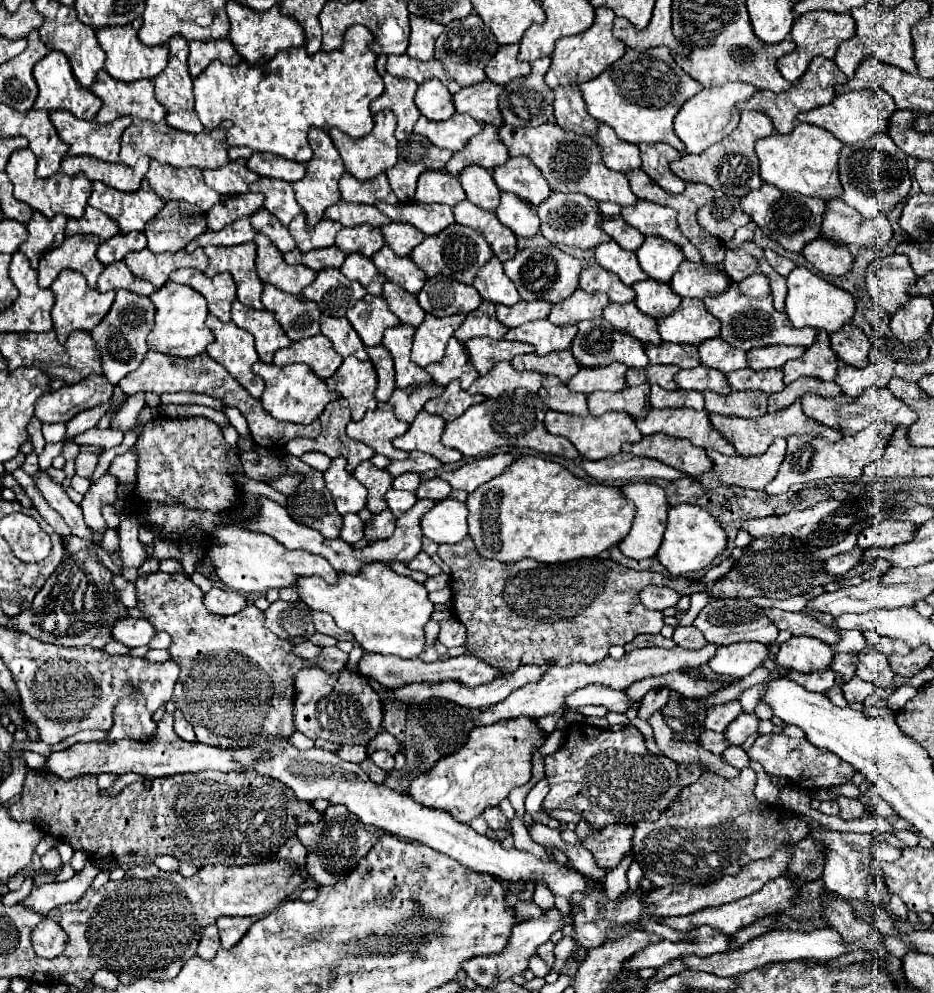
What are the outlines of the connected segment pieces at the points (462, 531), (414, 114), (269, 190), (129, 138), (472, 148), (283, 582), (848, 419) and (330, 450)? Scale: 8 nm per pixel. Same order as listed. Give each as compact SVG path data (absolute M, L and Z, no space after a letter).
M446 498L422 518L422 532L436 544L456 544L468 536L468 508L464 502Z
M378 56L376 70L382 76L386 88L384 88L382 96L378 96L370 104L370 110L372 110L372 114L376 114L380 110L392 110L396 114L396 120L398 120L394 136L398 140L406 140L412 134L416 120L420 118L420 110L414 104L414 94L416 94L418 84L414 80L390 76L384 66L386 66L386 56Z
M258 178L250 184L250 192L264 194L264 208L274 214L284 226L290 224L294 216L302 212L300 204L296 202L294 190L290 182L284 180L272 180L272 178Z
M132 120L132 124L124 130L122 136L122 148L120 148L120 160L126 166L134 166L140 156L150 156L162 164L170 164L174 168L220 168L228 164L228 144L222 126L202 132L202 134L186 134L180 130L174 130L164 120L158 124L148 124L148 120Z
M484 124L484 132L480 132L480 136L474 136L474 140L468 142L460 152L454 152L452 160L448 160L446 164L446 170L458 176L468 164L480 164L492 170L494 166L504 164L506 160L508 148L502 144L498 128L492 124Z
M234 524L218 526L214 530L204 556L210 558L212 572L218 576L220 582L224 582L230 590L236 590L242 594L294 586L298 576L322 576L330 584L338 580L338 572L322 556L316 556L306 550L288 550L280 542L272 540L270 536L248 532Z
M882 386L882 388L868 388L856 400L846 400L844 394L832 398L832 400L822 400L822 396L808 394L802 400L802 408L804 408L804 412L810 418L814 418L816 422L820 422L824 426L840 430L844 436L846 434L856 434L856 432L864 430L866 426L870 426L876 420L886 420L886 422L892 422L892 424L898 424L898 426L902 426L902 424L910 426L916 420L916 412L908 404L898 400L886 386Z
M340 398L330 402L322 416L322 432L316 440L306 440L306 438L296 438L292 442L288 442L284 446L286 454L290 456L302 456L304 452L324 452L330 458L338 458L344 456L348 460L348 472L354 472L354 468L364 462L370 460L376 452L372 448L368 448L362 442L356 442L352 438L346 436L346 424L350 422L350 408L348 408L348 400Z

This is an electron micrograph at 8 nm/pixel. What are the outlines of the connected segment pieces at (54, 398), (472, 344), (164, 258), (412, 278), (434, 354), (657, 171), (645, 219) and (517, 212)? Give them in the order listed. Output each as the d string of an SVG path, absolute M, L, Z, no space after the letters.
M92 374L86 380L70 386L62 386L56 392L44 394L36 402L36 416L42 422L64 422L67 423L74 418L80 408L84 410L84 404L98 406L112 398L114 384L106 380L106 376Z
M472 338L466 342L466 350L470 354L470 360L474 368L480 374L486 374L492 370L496 362L512 360L516 354L530 354L534 352L532 344L524 342L506 342L506 340L492 340L492 338Z
M144 248L140 252L128 252L124 262L128 264L134 276L148 280L156 288L160 288L166 284L168 274L176 268L196 268L204 272L208 266L208 256L204 250L196 250L192 254L188 254L186 250L152 254L148 248Z
M388 246L380 248L372 256L376 268L388 282L398 284L400 288L408 290L410 294L418 294L426 282L426 274L412 262L410 256L396 256Z
M426 314L424 322L416 328L414 334L412 362L420 364L422 368L432 362L440 362L444 356L446 342L458 330L464 318L466 318L464 314L454 314L448 318L436 318L432 314Z
M656 142L656 144L640 144L640 158L642 170L664 190L680 194L684 192L684 180L680 180L670 170L670 162L680 158L680 152L670 144Z
M638 200L636 204L622 208L622 218L626 220L626 224L638 228L644 236L660 236L672 240L682 248L686 260L702 262L700 252L680 234L676 212L672 208L652 204L648 200Z
M510 192L500 194L500 204L496 208L496 216L516 236L530 238L530 236L538 234L540 220L538 220L536 208L532 204L520 200L516 194L510 194Z

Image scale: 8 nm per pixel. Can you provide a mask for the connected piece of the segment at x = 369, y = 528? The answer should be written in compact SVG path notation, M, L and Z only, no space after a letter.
M386 508L384 512L380 512L380 514L374 516L374 522L372 524L366 524L366 536L364 536L364 540L358 541L353 546L355 548L363 548L368 545L368 540L372 540L372 538L386 540L394 530L396 530L396 518Z

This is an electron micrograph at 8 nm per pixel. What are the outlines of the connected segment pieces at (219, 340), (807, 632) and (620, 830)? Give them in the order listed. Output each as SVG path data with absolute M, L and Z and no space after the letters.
M208 316L206 324L216 336L206 352L220 362L254 398L260 398L264 392L264 380L252 372L252 364L258 362L254 336L238 328L234 322L216 320L216 316Z
M768 608L766 612L768 612L768 618L772 618L772 622L780 630L790 630L794 636L812 636L826 642L832 648L840 642L840 634L836 630L820 624L818 620L812 620L802 612L784 612L776 608Z
M580 820L576 834L582 846L592 852L594 862L604 870L612 870L632 850L634 825L612 824L600 832L592 832L588 822Z

